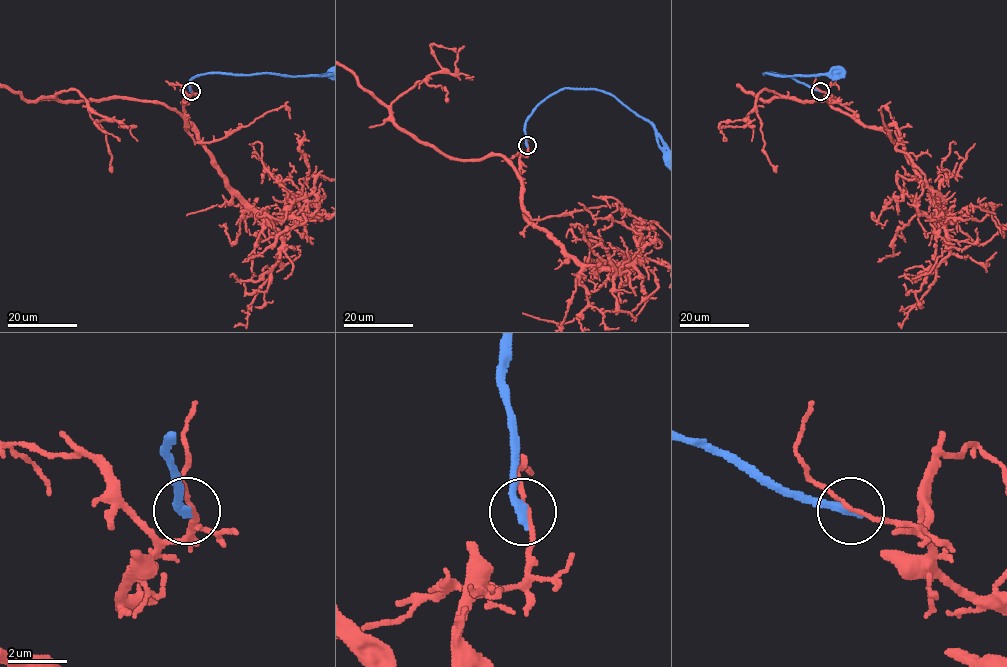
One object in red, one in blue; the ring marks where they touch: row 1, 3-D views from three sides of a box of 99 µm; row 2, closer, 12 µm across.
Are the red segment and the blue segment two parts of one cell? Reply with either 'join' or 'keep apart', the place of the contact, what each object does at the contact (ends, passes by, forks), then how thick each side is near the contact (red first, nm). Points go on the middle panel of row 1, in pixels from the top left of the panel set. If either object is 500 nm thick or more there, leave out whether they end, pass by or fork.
keep apart; place (527, 145); red passes by; blue ends; calibres 120 and 320 nm

